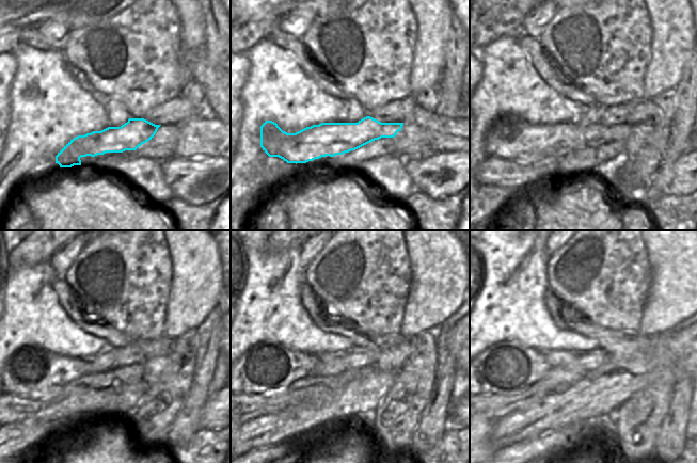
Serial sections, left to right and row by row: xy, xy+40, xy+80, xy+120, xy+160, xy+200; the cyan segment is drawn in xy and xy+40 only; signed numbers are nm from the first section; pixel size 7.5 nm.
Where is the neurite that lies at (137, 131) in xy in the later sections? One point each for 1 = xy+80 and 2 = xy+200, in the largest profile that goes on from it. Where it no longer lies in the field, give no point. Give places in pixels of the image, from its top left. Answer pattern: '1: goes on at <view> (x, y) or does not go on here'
1: goes on at xy+80 (508, 137)
2: goes on at xy+200 (507, 367)

